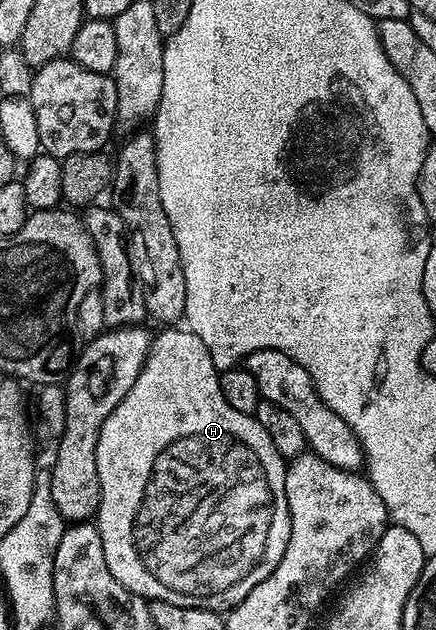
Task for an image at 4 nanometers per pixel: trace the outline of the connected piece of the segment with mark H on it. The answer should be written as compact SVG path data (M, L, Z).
M163 328L160 334L154 335L151 350L147 353L143 367L137 380L133 380L133 388L111 412L99 429L95 444L97 458L97 476L99 477L99 513L97 525L101 536L101 548L105 552L105 564L109 572L131 594L138 594L140 599L151 602L168 602L185 608L205 608L216 612L230 611L265 576L269 576L277 568L285 548L289 544L291 517L285 500L285 476L287 462L273 448L273 440L269 440L269 432L261 428L256 418L245 412L237 412L225 404L225 396L221 396L219 383L220 371L215 369L213 360L201 344L196 334L186 328Z

